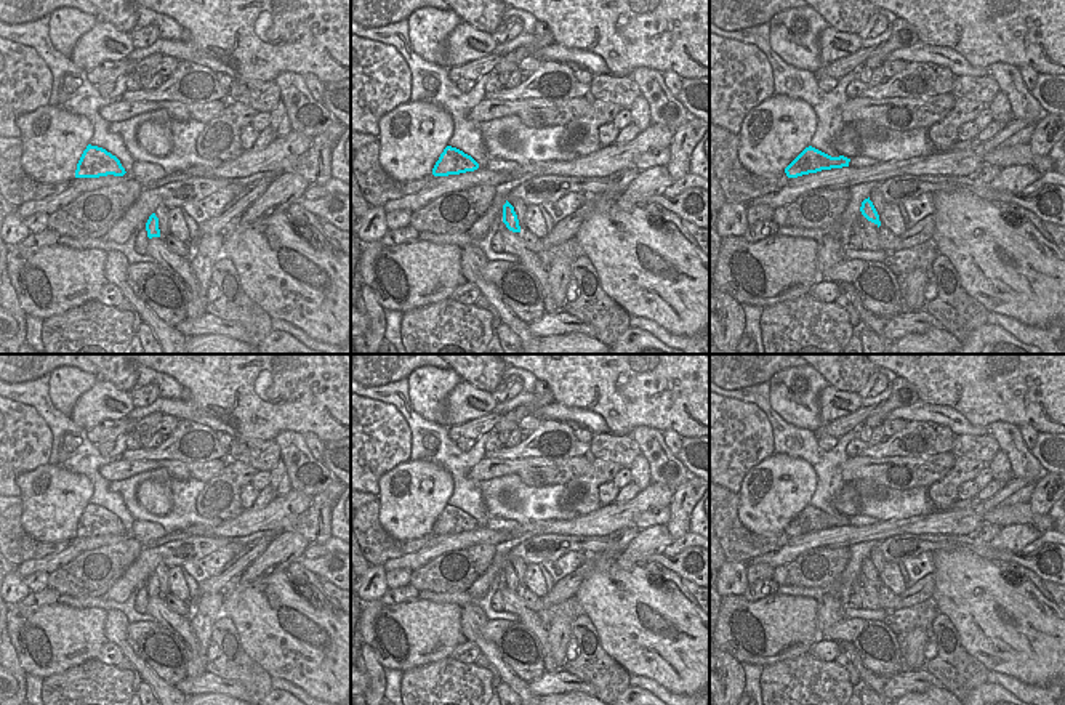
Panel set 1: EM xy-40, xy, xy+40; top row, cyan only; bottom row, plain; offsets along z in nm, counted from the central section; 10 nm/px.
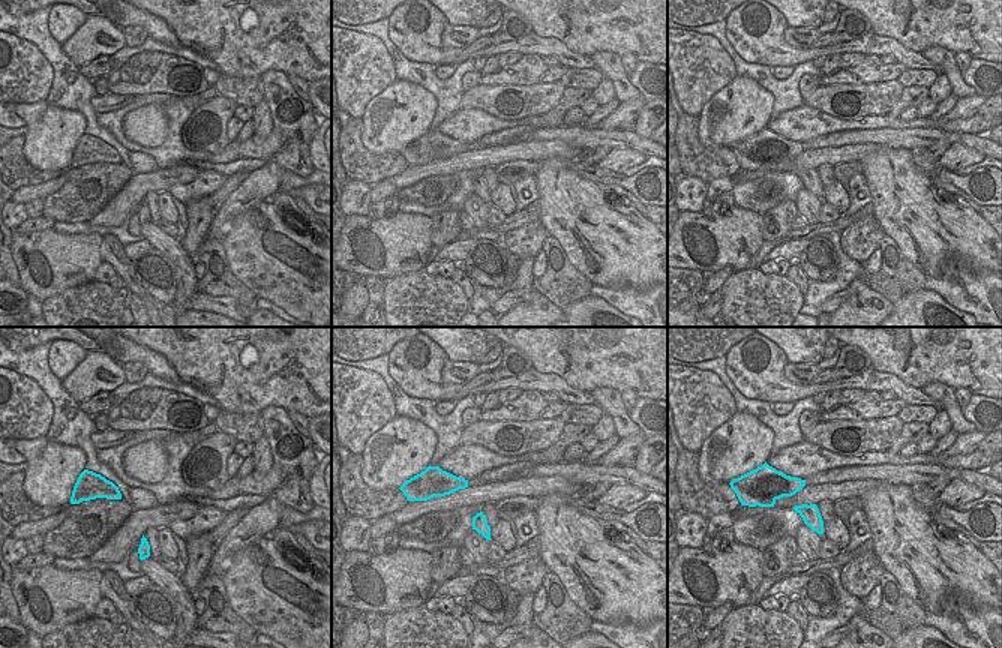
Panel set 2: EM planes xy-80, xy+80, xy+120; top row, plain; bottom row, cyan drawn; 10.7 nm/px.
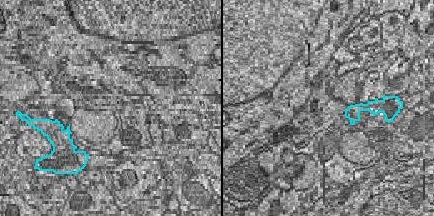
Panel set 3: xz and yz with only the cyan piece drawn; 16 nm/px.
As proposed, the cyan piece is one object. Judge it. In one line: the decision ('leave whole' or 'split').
split

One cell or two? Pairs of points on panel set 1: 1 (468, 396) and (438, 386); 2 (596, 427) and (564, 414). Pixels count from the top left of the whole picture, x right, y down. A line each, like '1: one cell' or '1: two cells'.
1: two cells
2: one cell

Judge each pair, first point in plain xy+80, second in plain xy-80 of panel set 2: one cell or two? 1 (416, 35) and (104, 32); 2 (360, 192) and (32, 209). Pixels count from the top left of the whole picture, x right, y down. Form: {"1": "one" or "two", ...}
{"1": "two", "2": "two"}

